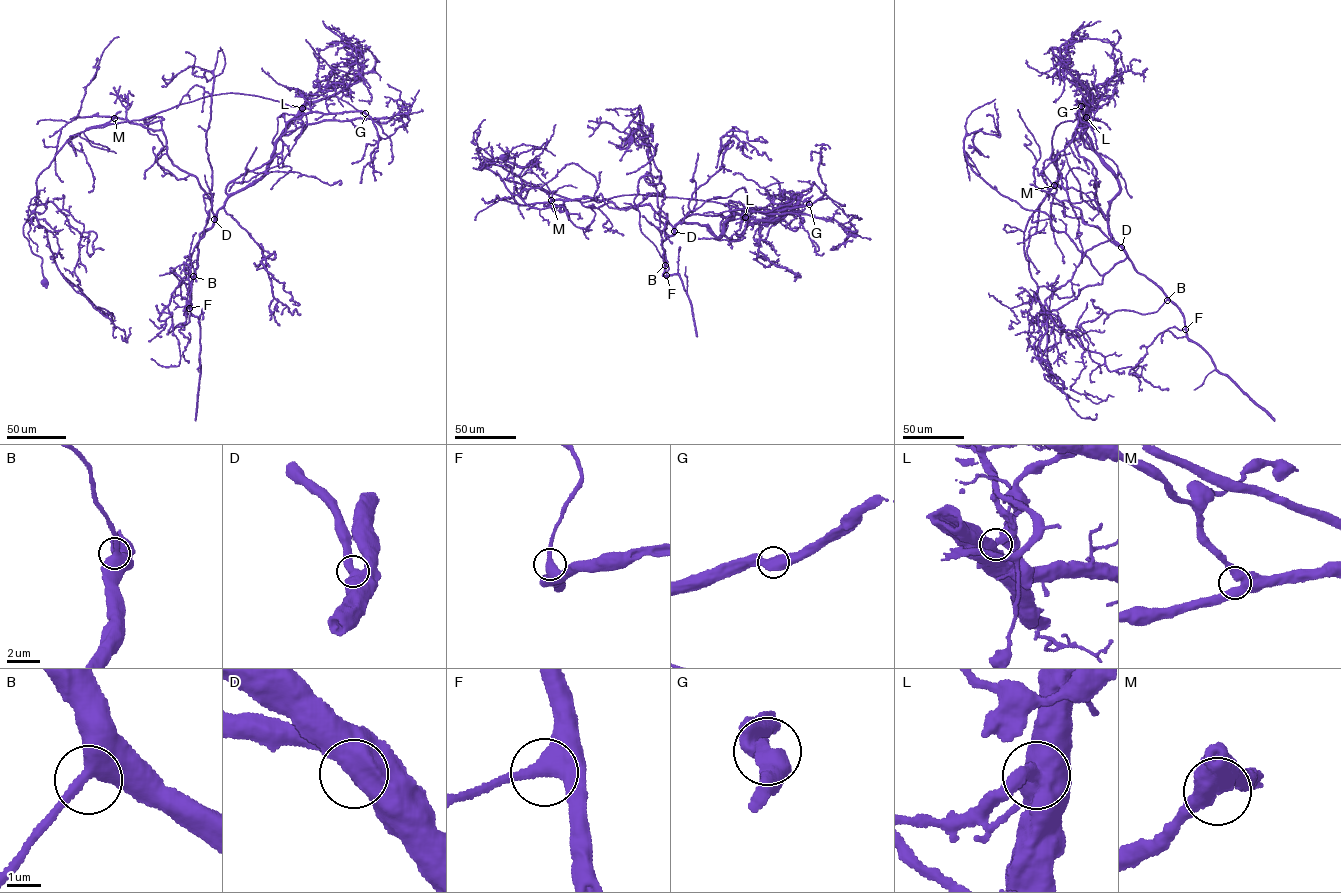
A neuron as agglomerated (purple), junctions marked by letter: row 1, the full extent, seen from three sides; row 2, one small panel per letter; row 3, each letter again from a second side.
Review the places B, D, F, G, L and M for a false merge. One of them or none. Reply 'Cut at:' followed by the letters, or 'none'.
Cut at: L

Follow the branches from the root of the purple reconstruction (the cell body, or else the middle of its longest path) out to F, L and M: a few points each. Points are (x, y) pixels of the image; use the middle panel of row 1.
F: (503, 158), (473, 168), (583, 202), (743, 210), (717, 237), (676, 225), (666, 275)
L: (503, 158), (473, 168), (492, 163), (583, 202), (635, 194), (676, 197), (735, 206), (745, 217)
M: (503, 158), (473, 168), (583, 202), (645, 194), (746, 216), (717, 237), (674, 231), (649, 203), (551, 200)

